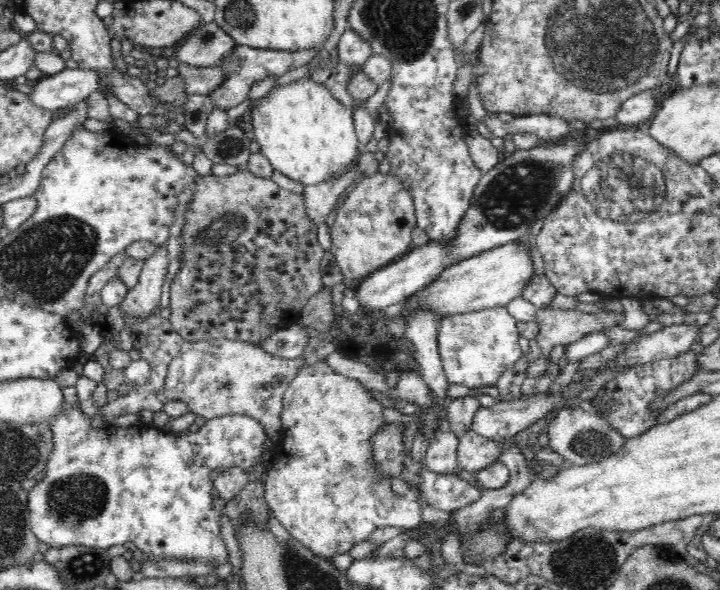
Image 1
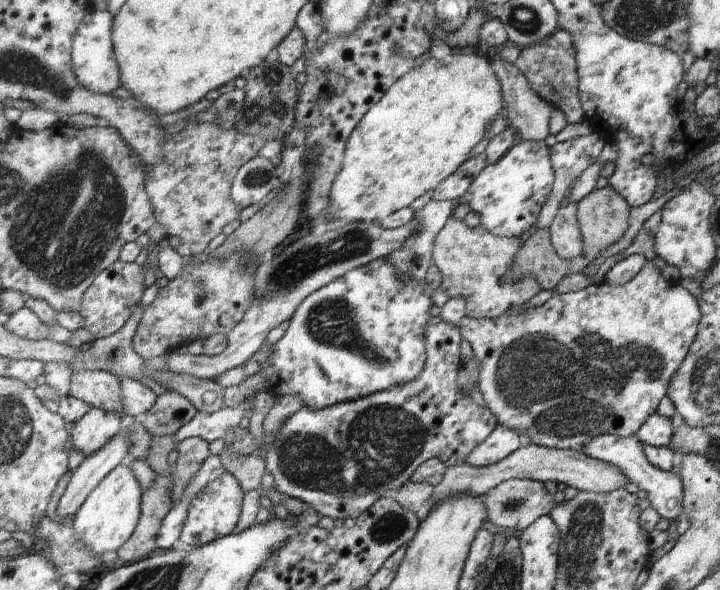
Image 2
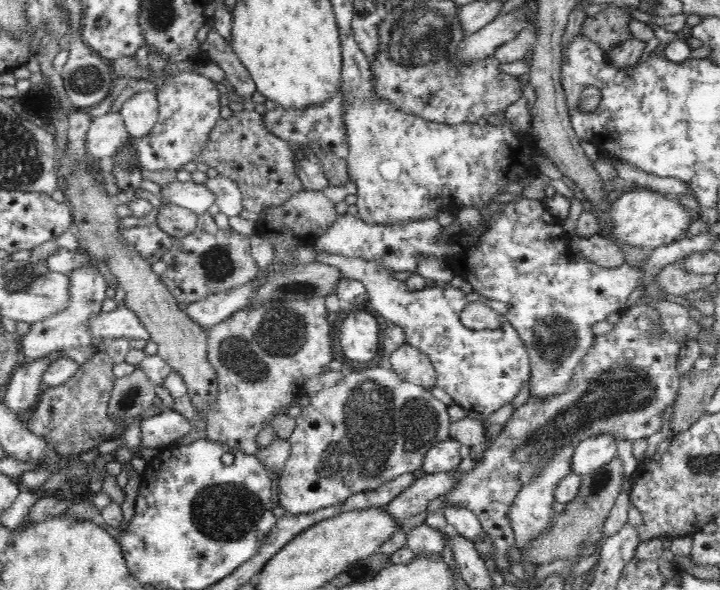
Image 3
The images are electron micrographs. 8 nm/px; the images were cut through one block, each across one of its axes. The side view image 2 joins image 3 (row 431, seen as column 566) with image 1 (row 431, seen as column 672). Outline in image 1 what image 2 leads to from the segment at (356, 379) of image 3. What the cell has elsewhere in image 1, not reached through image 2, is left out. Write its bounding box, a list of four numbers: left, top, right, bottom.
[266,362,422,558]

